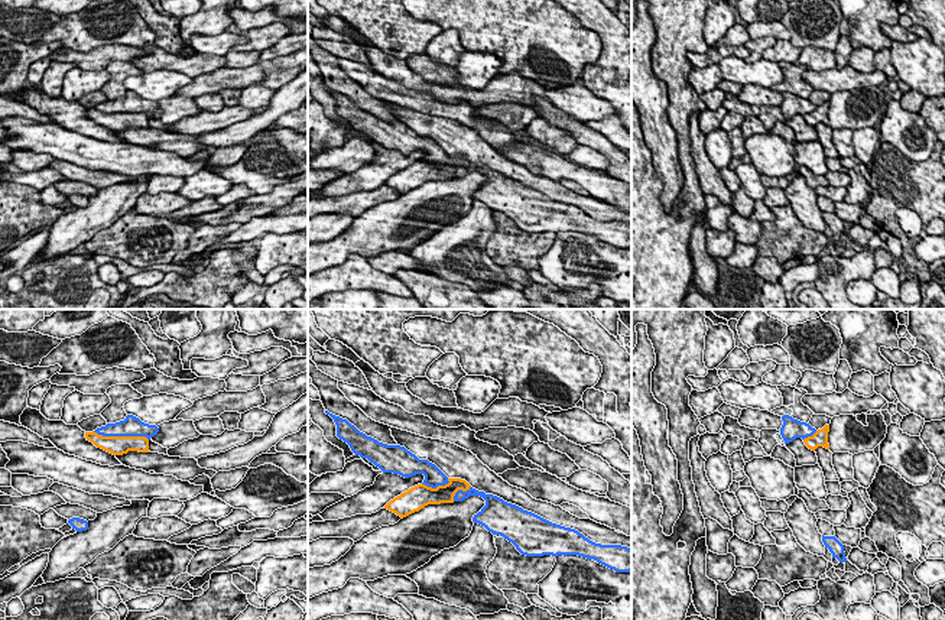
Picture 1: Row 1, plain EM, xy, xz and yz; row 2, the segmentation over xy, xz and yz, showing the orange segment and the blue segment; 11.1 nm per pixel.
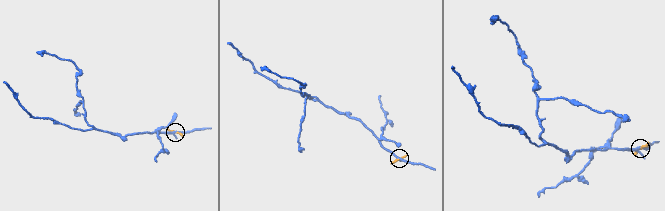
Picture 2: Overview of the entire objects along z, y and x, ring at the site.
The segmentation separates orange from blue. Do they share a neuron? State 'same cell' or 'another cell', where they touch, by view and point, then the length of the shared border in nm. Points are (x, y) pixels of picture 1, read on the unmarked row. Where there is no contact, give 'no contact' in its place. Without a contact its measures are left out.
another cell; meets orange in xy at (120, 113); contact 650 nm long

